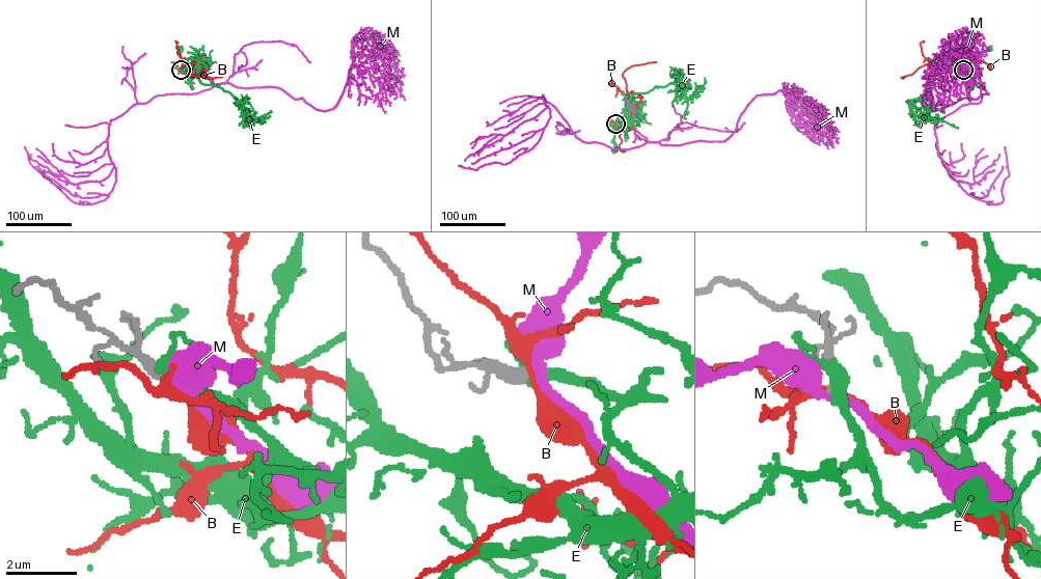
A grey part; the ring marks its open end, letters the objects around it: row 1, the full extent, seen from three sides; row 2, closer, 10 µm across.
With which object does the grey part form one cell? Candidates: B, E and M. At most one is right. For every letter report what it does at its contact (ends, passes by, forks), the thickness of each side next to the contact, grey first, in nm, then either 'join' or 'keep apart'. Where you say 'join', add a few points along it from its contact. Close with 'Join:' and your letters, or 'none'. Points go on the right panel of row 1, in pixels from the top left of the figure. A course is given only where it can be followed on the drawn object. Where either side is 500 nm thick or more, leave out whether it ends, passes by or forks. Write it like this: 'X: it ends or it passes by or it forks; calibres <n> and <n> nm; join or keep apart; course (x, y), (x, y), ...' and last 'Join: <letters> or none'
B: it forks; calibres 420 and 280 nm; keep apart
E: it passes by; calibres 440 and 400 nm; keep apart
M: it passes by; calibres 380 and 360 nm; keep apart
Join: none

